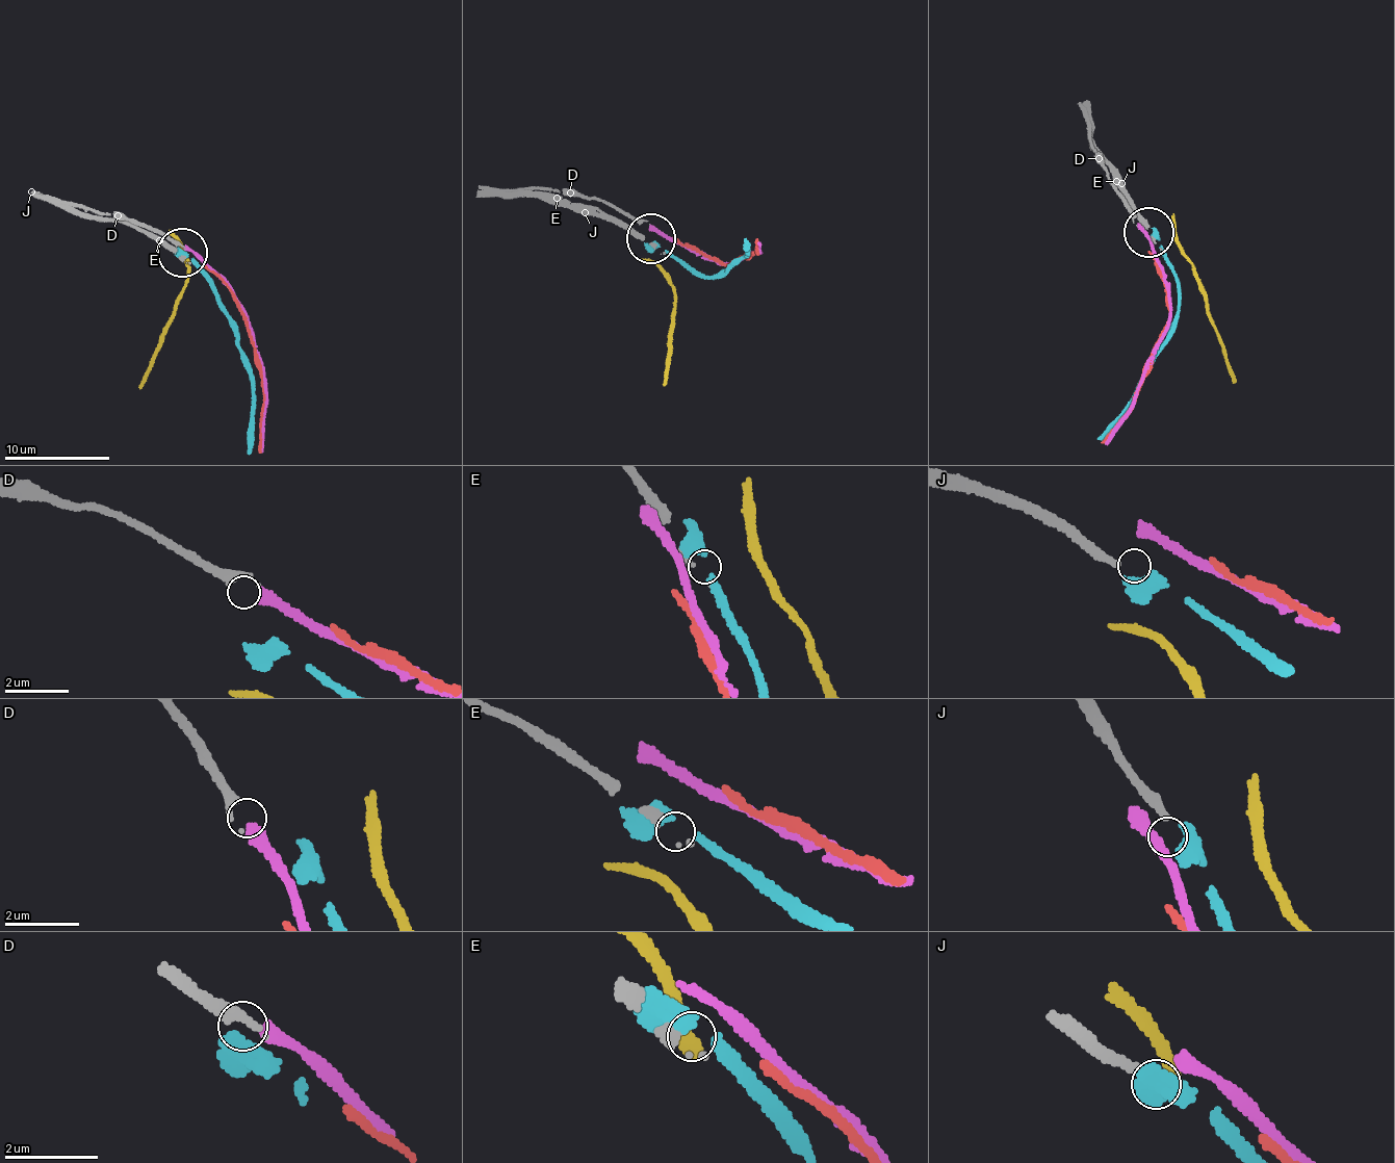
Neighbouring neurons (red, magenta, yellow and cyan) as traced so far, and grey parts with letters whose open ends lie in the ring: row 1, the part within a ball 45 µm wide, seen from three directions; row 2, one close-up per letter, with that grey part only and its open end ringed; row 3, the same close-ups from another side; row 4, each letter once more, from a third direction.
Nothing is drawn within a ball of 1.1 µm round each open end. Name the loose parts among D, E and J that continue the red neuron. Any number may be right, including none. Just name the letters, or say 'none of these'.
none of these

